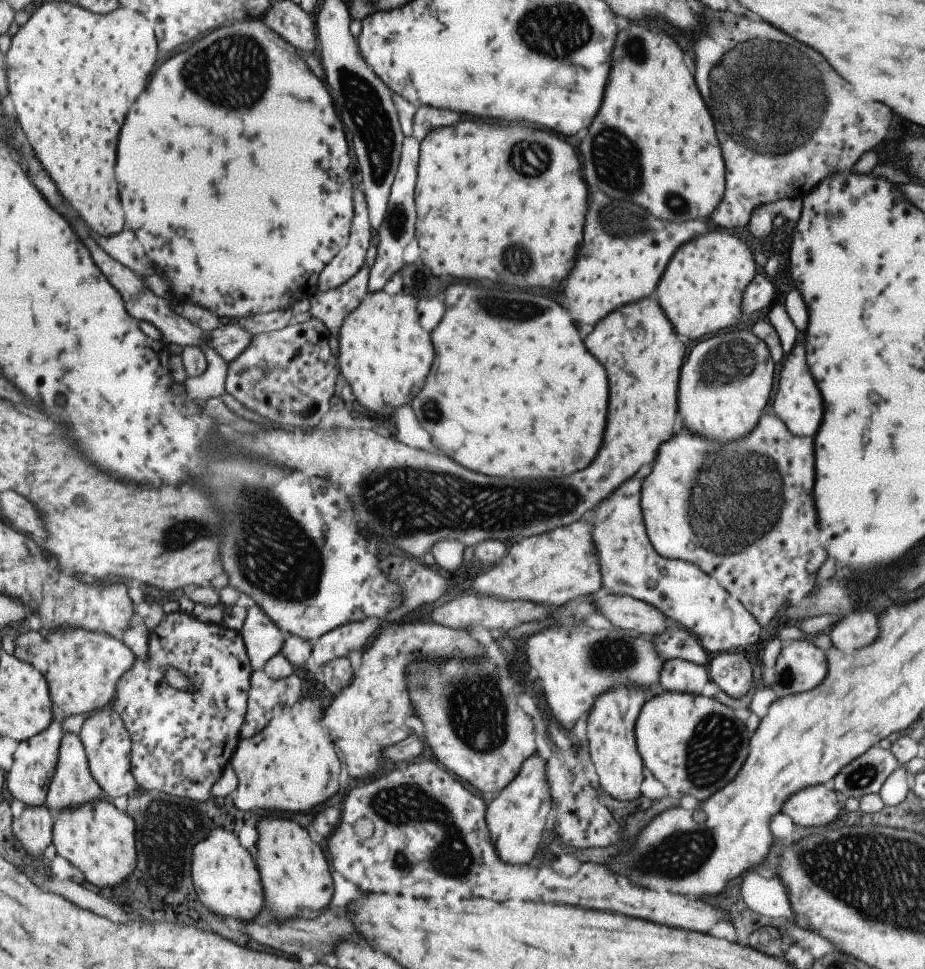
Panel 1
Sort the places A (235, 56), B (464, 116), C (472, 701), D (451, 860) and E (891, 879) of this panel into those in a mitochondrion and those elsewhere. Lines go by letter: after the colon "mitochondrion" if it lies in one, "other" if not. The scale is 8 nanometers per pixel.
A: mitochondrion
B: other
C: mitochondrion
D: mitochondrion
E: mitochondrion

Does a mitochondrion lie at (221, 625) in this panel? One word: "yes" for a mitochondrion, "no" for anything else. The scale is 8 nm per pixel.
no

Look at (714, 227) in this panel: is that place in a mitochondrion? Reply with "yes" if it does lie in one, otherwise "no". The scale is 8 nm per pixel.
no

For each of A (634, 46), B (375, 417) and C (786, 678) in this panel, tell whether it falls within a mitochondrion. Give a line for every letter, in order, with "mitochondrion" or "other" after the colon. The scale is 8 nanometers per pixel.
A: mitochondrion
B: other
C: mitochondrion

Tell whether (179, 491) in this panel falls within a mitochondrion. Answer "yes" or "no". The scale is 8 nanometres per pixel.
no

